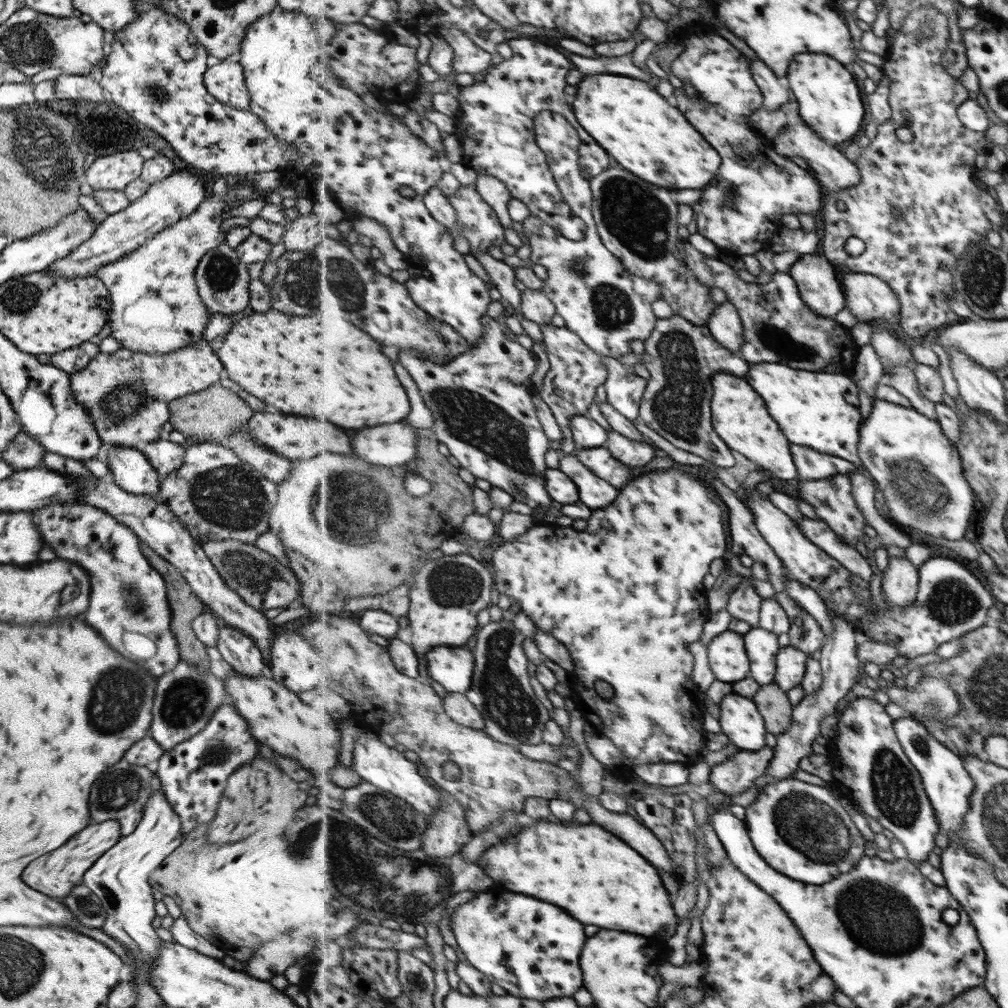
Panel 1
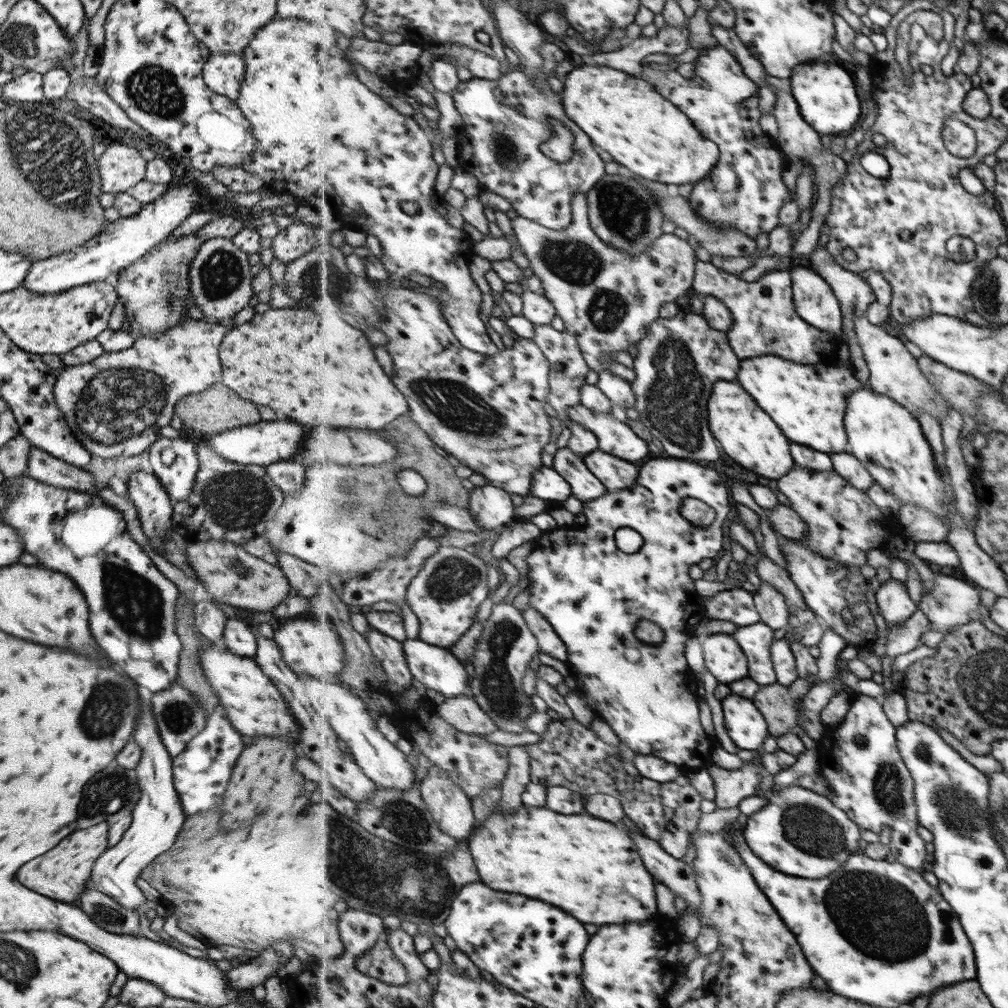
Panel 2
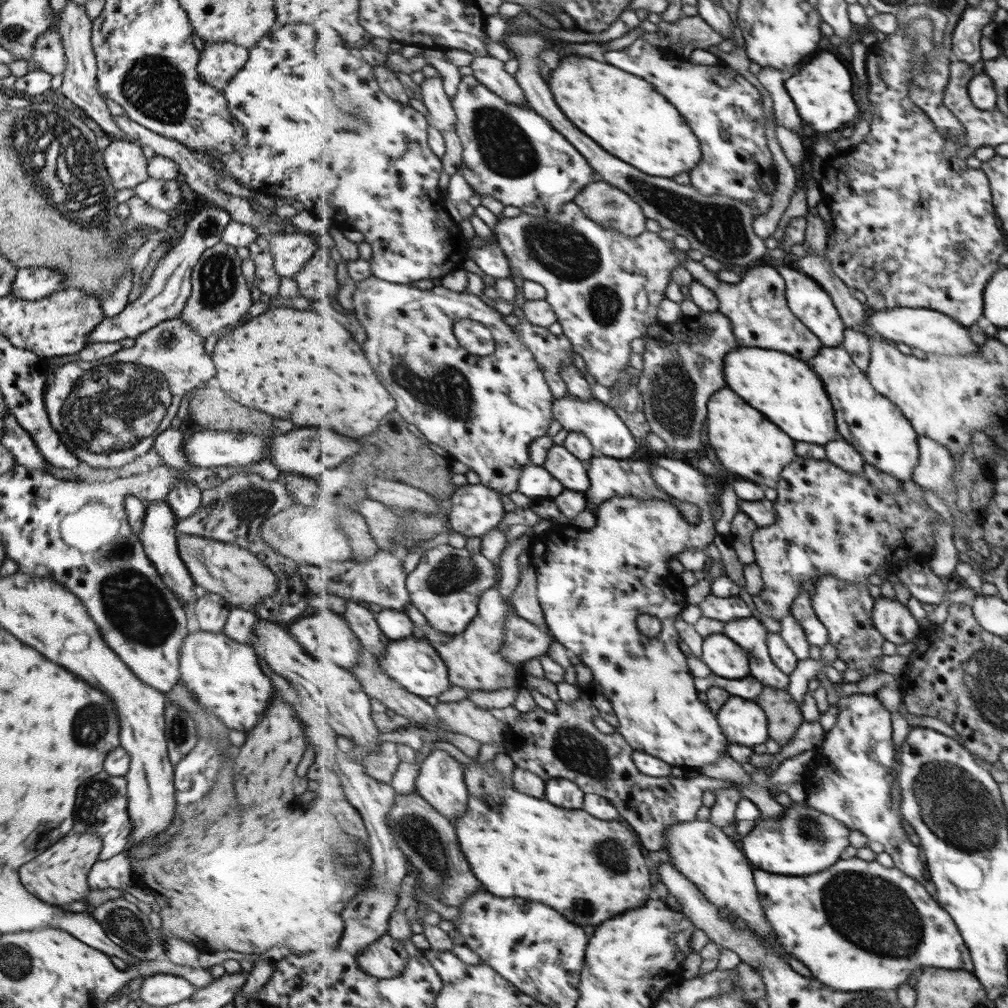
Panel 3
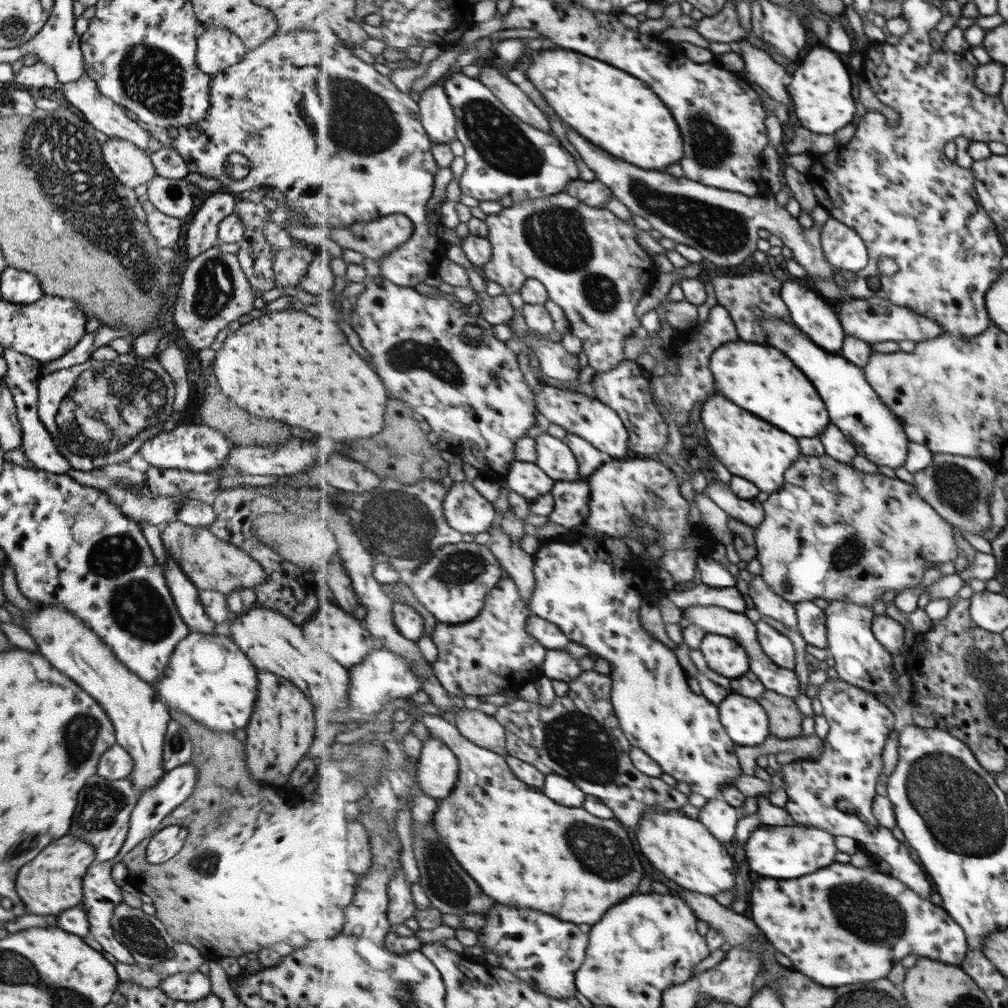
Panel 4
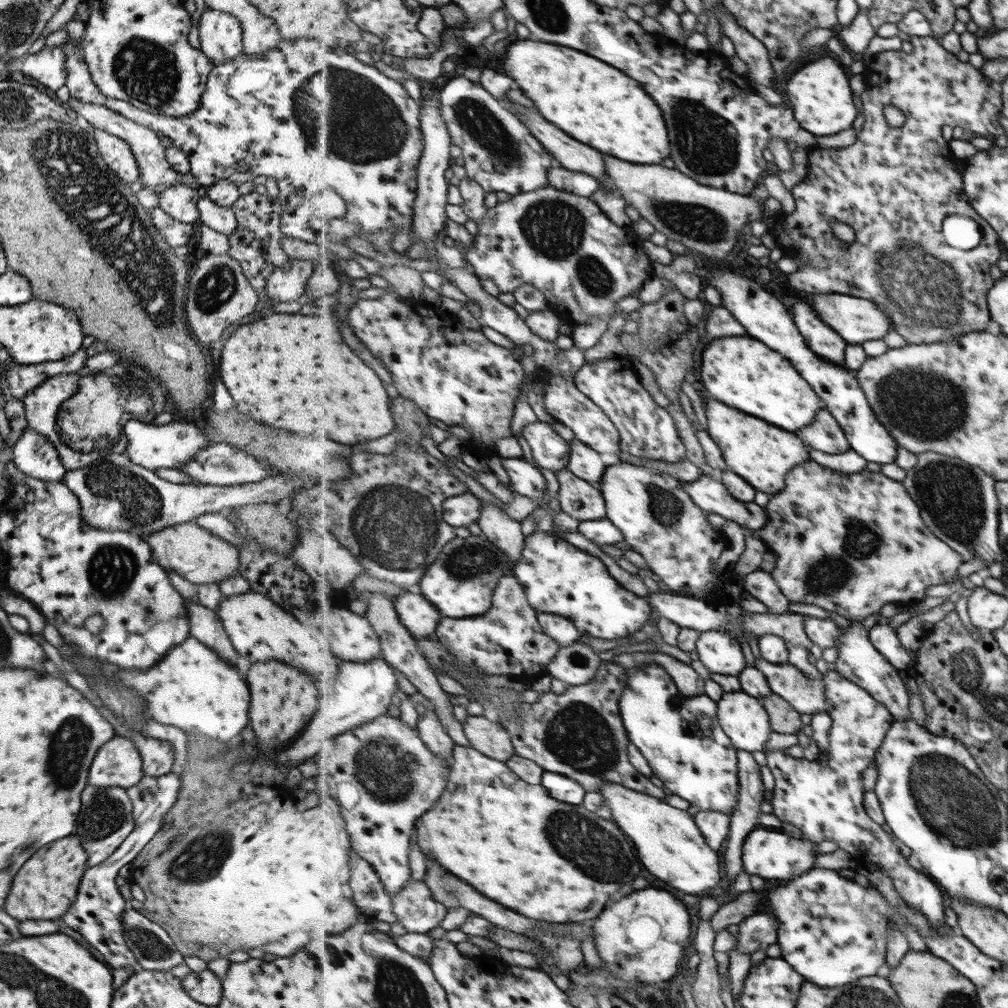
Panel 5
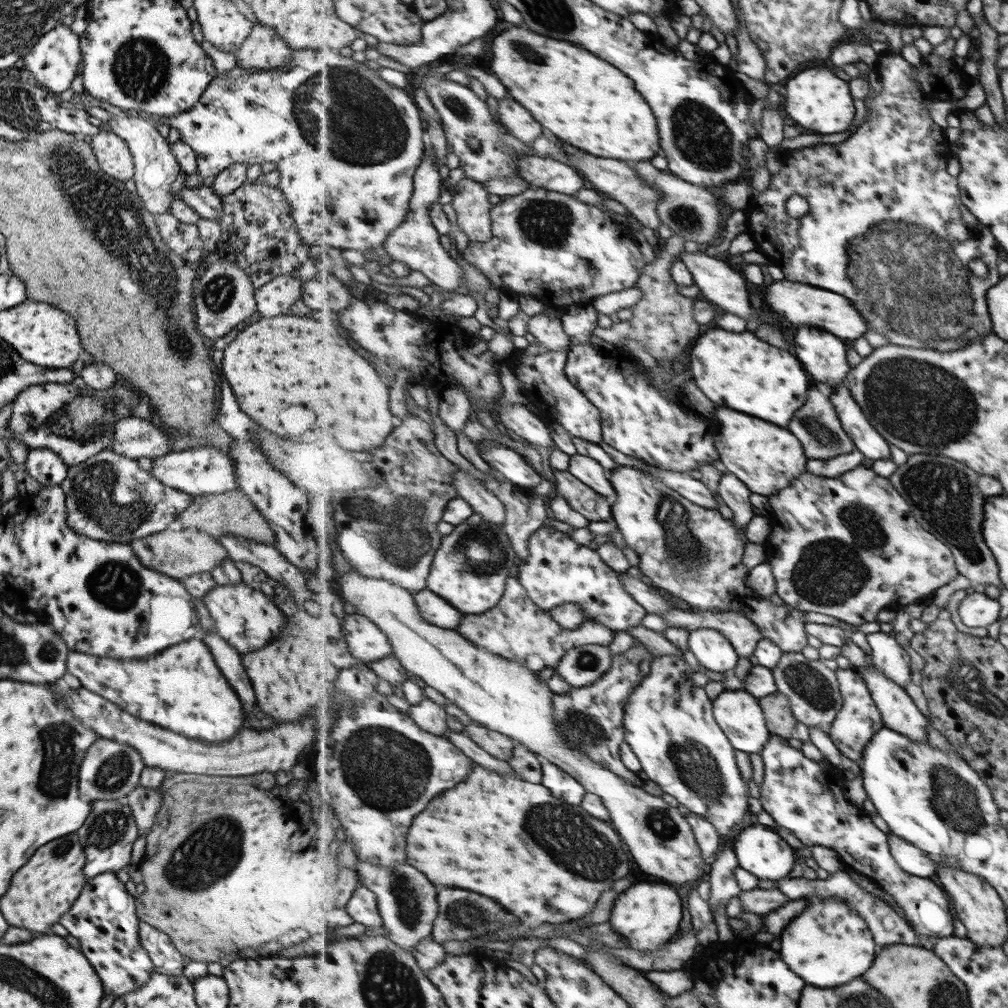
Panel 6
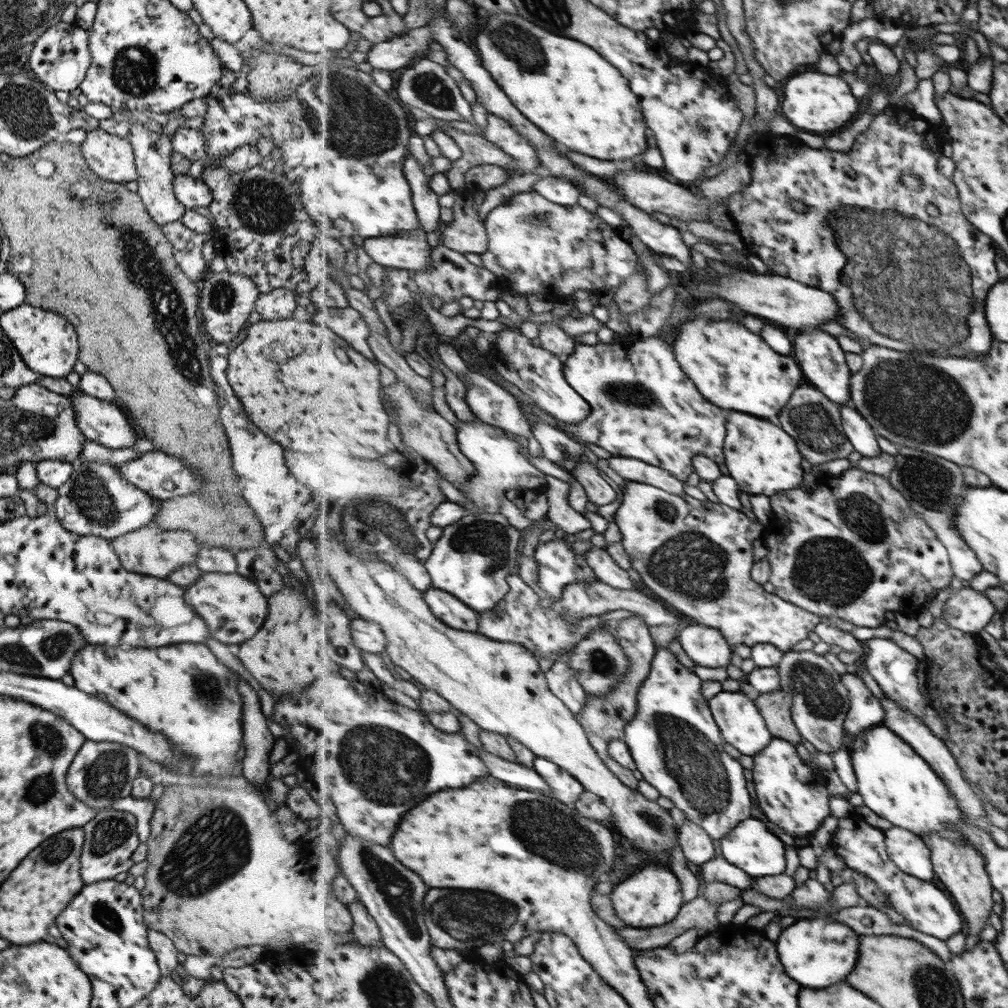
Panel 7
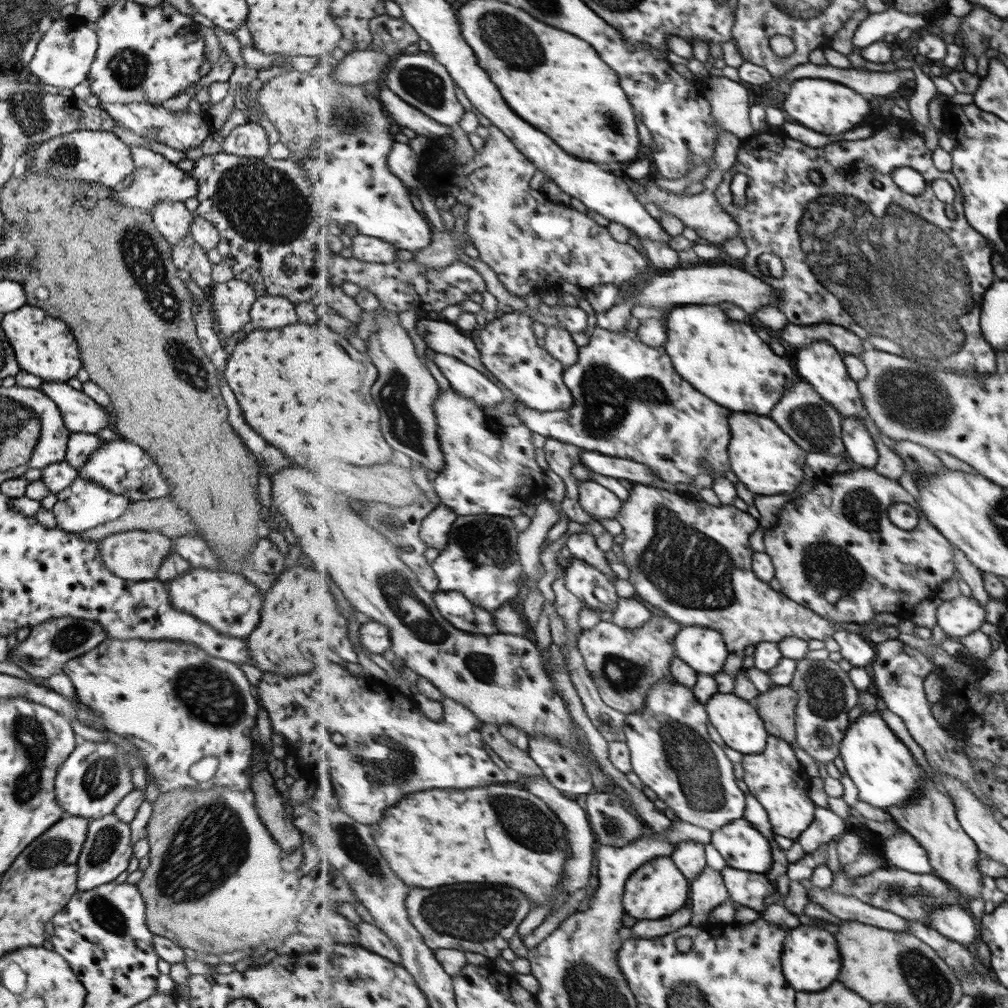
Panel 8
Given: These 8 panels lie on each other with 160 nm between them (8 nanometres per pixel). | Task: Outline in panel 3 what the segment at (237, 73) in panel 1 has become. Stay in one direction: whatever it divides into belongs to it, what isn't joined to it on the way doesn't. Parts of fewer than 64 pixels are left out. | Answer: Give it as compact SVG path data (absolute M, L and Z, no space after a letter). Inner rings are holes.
M229 41L205 43L199 54L196 72L204 83L221 90L245 65L248 49Z

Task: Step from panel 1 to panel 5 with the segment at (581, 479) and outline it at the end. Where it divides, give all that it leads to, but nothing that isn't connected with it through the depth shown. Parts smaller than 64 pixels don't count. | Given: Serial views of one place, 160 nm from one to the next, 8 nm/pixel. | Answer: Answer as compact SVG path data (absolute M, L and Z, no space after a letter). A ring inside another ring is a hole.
M535 421L525 425L521 431L538 466L547 468L556 475L568 468L572 445L561 438L549 423Z

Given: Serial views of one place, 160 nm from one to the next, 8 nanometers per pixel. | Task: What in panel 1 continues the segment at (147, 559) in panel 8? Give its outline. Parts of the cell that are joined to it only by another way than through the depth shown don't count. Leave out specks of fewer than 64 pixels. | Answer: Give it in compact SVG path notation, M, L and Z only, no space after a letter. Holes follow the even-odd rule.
M228 539L208 541L201 548L224 583L254 610L264 612L270 608L290 607L299 602L300 586L291 569L254 545Z

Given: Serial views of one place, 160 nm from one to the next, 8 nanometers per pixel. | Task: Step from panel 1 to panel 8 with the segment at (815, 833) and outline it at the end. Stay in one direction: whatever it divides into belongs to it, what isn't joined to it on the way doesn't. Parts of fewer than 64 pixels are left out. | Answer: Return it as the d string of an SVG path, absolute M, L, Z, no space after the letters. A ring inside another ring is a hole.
M745 817L734 820L733 823L713 832L712 843L725 857L728 866L759 874L772 869L775 856L771 841Z

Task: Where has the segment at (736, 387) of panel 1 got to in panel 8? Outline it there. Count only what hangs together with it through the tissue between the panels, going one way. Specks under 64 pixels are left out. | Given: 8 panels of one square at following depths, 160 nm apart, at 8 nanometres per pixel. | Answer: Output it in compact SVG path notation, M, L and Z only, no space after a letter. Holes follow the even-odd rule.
M737 412L731 416L731 468L739 476L739 480L759 495L785 495L795 492L805 478L805 460L807 452L787 436L779 424L767 416Z

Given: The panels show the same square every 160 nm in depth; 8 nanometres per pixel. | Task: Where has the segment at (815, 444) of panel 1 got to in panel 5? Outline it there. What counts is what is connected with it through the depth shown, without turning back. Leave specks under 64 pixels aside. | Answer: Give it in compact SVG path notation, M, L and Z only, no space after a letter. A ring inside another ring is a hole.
M718 338L706 344L705 354L703 354L703 380L707 384L707 390L711 392L713 398L723 400L725 404L731 404L733 408L739 408L747 414L759 416L761 420L767 420L783 430L789 432L797 432L809 424L813 424L813 420L817 418L817 412L824 408L824 403L821 402L818 394L815 394L815 389L795 370L795 366L779 352L771 350L767 344L753 340L753 338Z

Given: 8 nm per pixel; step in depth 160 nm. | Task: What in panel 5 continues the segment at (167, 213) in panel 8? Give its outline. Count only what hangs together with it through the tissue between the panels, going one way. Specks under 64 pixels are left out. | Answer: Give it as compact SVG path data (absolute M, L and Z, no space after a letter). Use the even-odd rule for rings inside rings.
M71 97L68 98L67 104L72 110L75 110L78 115L83 116L94 130L98 129L114 135L129 146L135 157L137 168L139 169L138 180L142 185L152 187L164 184L170 185L181 181L181 175L178 172L175 172L165 160L165 148L161 146L161 140L155 135L154 131L151 131L148 127L140 126L140 124L125 118L100 104L84 103Z

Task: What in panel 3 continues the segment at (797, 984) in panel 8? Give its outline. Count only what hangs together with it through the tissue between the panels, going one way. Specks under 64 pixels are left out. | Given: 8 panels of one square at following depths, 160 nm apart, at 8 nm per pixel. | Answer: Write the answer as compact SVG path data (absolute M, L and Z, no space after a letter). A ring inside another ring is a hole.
M853 857L850 859L841 859L835 866L827 872L819 872L815 876L781 876L781 874L771 874L763 870L754 870L755 882L759 884L758 891L762 897L763 908L765 909L767 920L771 923L772 929L777 933L778 939L787 953L798 959L807 967L812 976L819 978L823 984L841 990L841 992L857 992L857 990L897 990L901 984L905 984L913 972L919 968L939 968L951 971L968 971L974 973L974 963L970 954L970 948L963 938L955 919L947 912L946 908L929 892L925 891L925 886L919 884L918 880L913 880L906 872L900 868L886 868L879 864L877 860L865 861L863 858Z

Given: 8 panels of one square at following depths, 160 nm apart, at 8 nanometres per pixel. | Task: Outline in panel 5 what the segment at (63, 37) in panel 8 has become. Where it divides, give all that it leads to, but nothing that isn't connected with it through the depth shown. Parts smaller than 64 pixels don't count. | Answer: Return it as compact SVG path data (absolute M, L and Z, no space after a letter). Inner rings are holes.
M49 47L40 49L36 54L25 55L19 71L25 78L37 80L48 93L52 93L61 88L67 78L65 62L65 52L61 47Z

